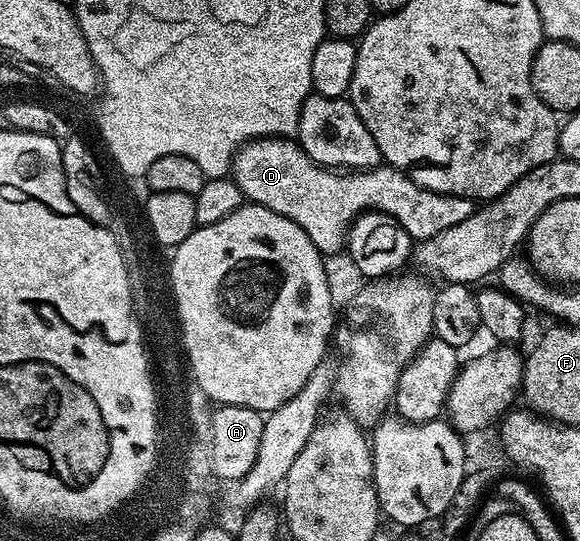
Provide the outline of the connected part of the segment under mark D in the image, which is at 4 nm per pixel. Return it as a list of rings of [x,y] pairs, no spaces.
[[[292,137],[245,143],[232,158],[230,178],[242,189],[247,202],[274,209],[274,213],[297,223],[325,257],[345,250],[352,223],[366,211],[381,211],[394,217],[414,241],[419,241],[466,221],[478,209],[475,199],[427,191],[410,181],[408,175],[387,165],[351,173],[322,167]]]

